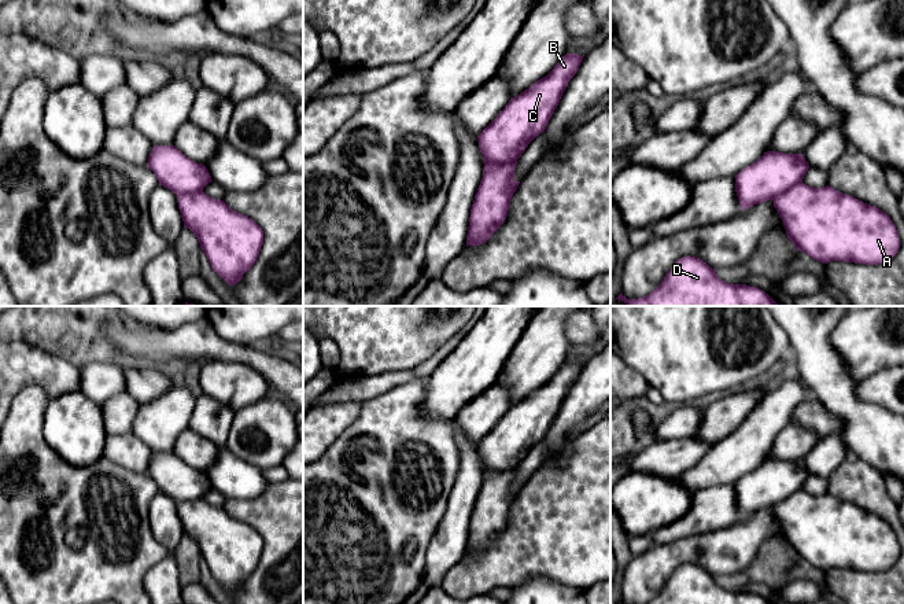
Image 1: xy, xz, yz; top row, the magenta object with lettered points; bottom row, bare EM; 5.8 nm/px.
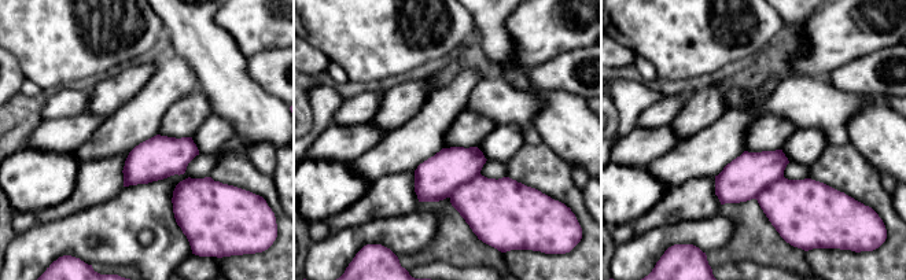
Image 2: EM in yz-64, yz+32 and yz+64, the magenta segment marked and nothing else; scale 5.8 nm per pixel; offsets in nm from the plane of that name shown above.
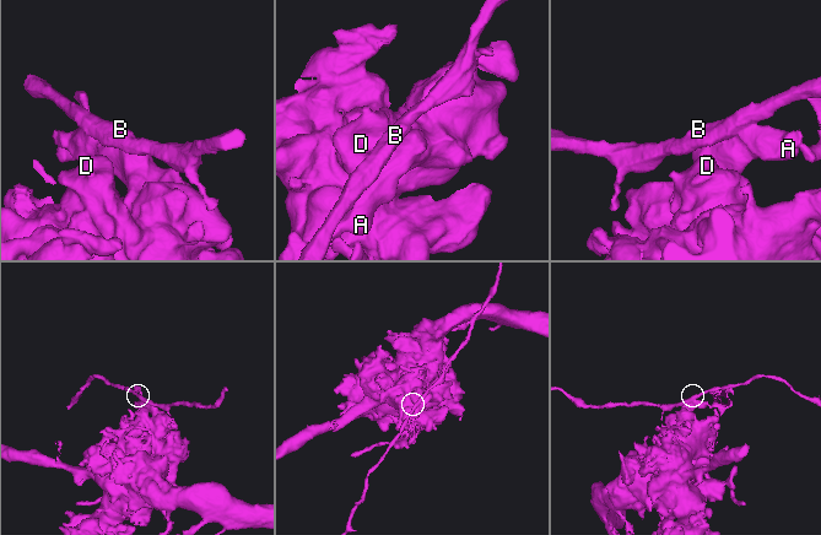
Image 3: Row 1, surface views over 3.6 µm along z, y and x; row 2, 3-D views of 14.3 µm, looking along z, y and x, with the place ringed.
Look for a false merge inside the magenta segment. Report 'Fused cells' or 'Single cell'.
Fused cells

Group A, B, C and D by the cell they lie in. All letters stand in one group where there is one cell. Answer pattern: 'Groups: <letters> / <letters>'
Groups: A D / B C

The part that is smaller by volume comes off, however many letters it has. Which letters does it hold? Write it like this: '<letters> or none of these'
B, C

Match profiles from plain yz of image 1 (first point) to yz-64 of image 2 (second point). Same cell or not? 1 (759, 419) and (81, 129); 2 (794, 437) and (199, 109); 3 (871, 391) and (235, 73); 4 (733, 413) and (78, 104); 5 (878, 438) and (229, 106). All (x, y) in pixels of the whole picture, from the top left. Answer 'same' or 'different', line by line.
1: different
2: same
3: different
4: different
5: same

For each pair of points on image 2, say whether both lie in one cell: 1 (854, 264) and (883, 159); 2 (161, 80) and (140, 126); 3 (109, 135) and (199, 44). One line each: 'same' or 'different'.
1: different
2: same
3: different

